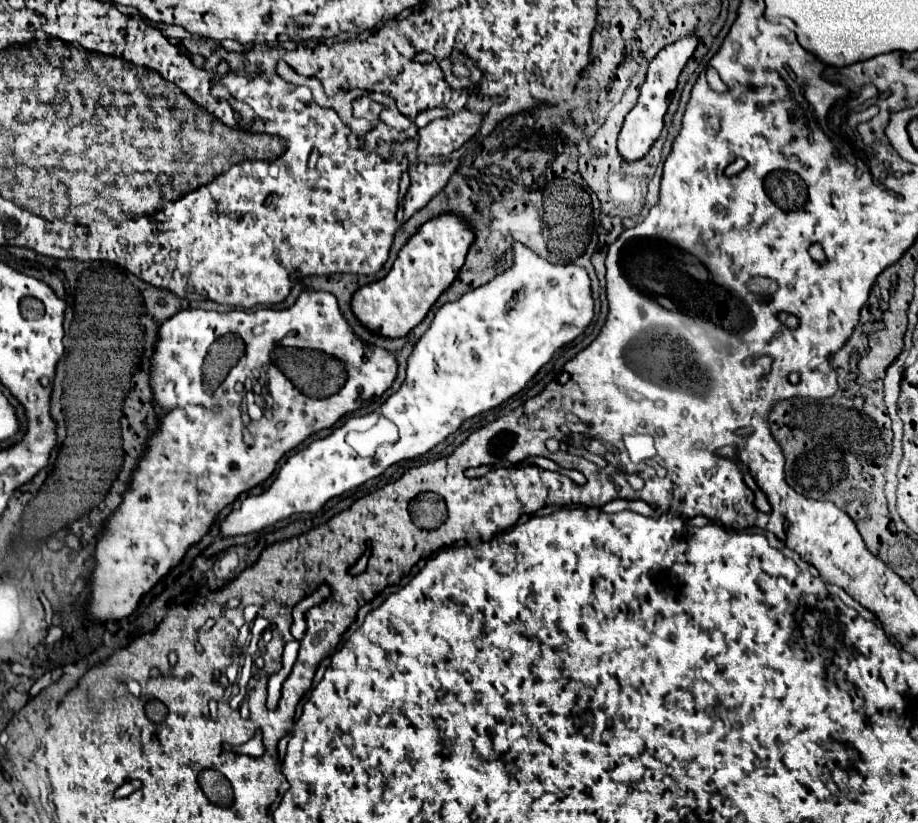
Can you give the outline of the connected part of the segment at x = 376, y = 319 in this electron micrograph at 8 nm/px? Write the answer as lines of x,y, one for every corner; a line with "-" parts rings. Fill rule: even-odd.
441,214
429,222
425,222
417,234
413,234
409,238
409,242
401,248
393,268
389,270
389,274
383,280
377,280
373,284
367,284
363,288
359,288
353,294
351,300
351,310
355,314
355,318
371,332
383,336
383,338
403,338
407,336
429,312
429,308
435,304
435,300
451,286
451,282
455,280
457,272
461,270
463,262
465,262
465,254
469,250
473,242
473,232
467,226
465,220
461,220
455,214

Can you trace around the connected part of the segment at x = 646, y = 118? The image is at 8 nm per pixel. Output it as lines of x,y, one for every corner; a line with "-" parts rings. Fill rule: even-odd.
687,36
687,38
681,38
669,46
665,46
649,64
649,70
647,70
647,80
641,88
641,94
639,94
639,102
637,106
627,114
625,118
625,124
619,132
619,144
617,144
617,150
621,154
621,158
633,162
633,160
641,160
641,156
645,156
645,152
649,152
651,144
659,138
661,130
663,130
663,116
669,108
669,102
671,102
671,96
673,90
677,88
677,78
683,70
683,66
687,64
687,60
693,56
695,52
695,46
697,46
697,38
695,36

